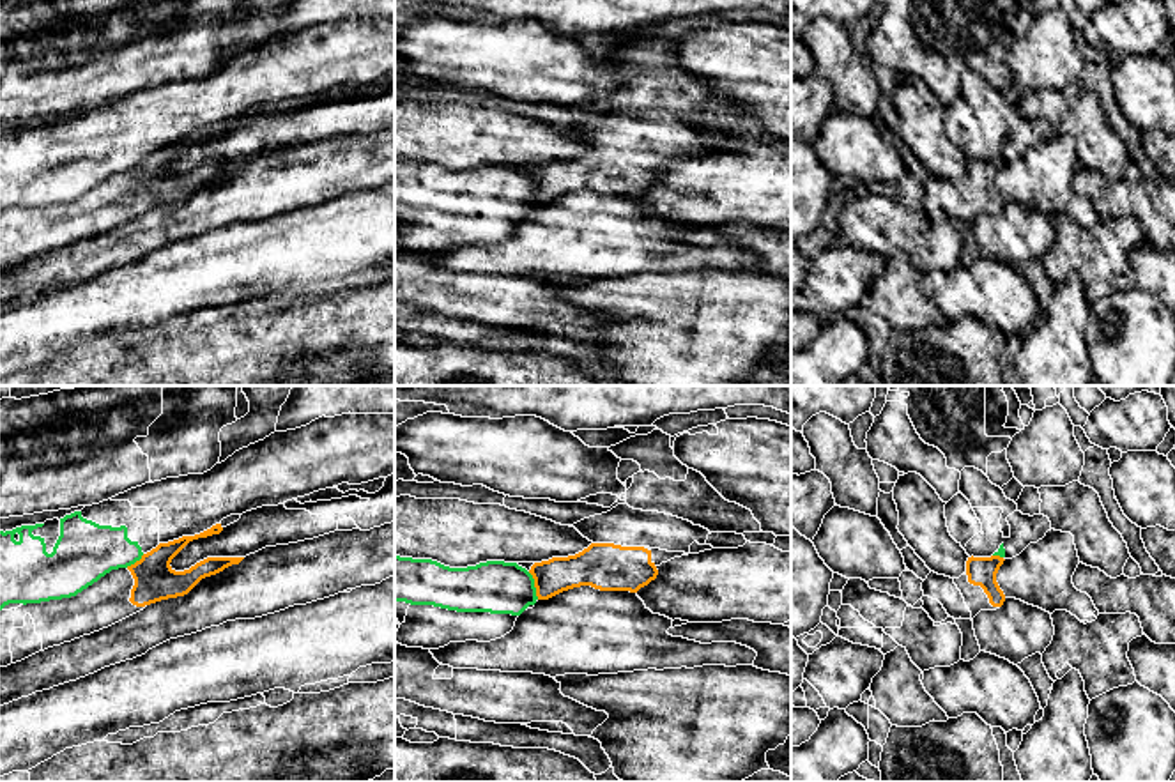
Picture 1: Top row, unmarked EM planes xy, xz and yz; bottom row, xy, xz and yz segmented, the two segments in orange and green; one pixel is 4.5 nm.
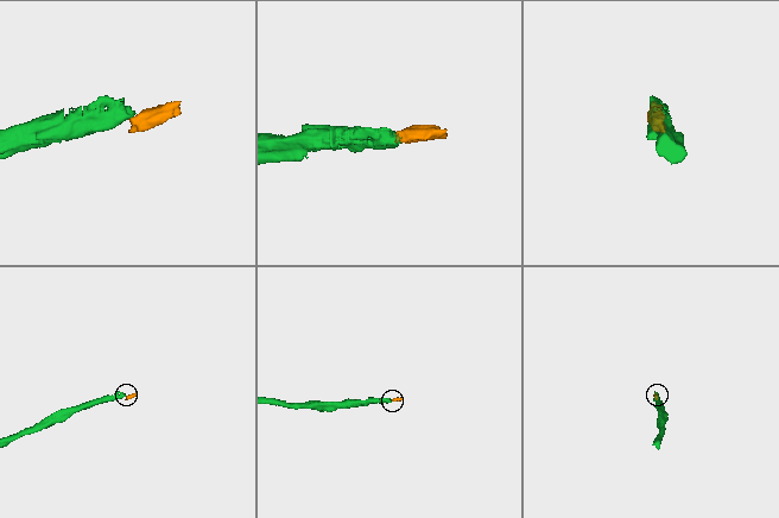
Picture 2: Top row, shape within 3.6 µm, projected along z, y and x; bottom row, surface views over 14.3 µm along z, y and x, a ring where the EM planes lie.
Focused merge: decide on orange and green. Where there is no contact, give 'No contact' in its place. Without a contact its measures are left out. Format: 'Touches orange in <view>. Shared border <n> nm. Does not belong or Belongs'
Touches orange in xz. Shared border 140 nm. Does not belong

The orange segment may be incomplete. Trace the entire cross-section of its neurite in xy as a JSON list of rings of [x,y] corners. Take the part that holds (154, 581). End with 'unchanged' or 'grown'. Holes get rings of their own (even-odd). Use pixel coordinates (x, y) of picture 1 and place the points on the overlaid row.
[[[216,524],[200,534],[159,543],[134,564],[111,570],[76,596],[5,605],[0,610],[0,667],[108,628],[150,603],[184,596],[202,579],[239,564],[244,557],[207,557],[184,571],[170,566],[189,541],[221,531]]] | grown

